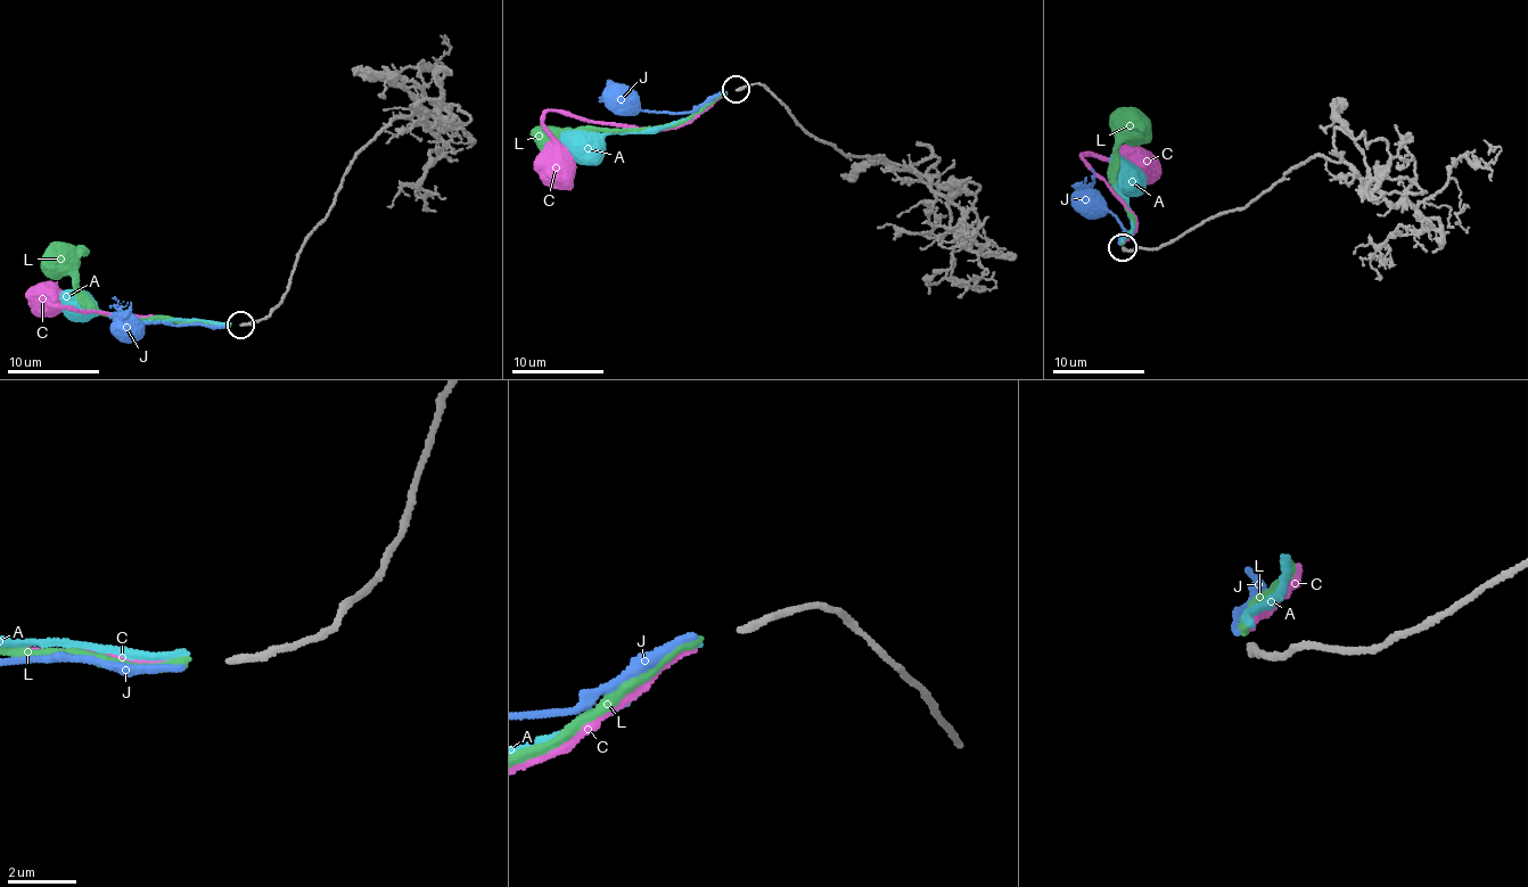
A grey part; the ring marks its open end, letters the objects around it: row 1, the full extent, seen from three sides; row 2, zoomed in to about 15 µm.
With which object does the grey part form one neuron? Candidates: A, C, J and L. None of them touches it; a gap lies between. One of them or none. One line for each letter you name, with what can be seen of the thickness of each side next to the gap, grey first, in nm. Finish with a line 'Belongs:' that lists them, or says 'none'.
J: calibres 240 and 190 nm
Belongs: J

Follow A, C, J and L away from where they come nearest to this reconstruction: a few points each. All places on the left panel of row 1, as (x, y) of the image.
A: (230, 325), (186, 319), (144, 321), (133, 315), (98, 315), (81, 308)
C: (227, 323), (57, 308), (47, 302), (52, 300), (46, 297), (48, 295)
J: (228, 326), (134, 323), (112, 297)
L: (230, 325), (106, 315), (57, 260)

